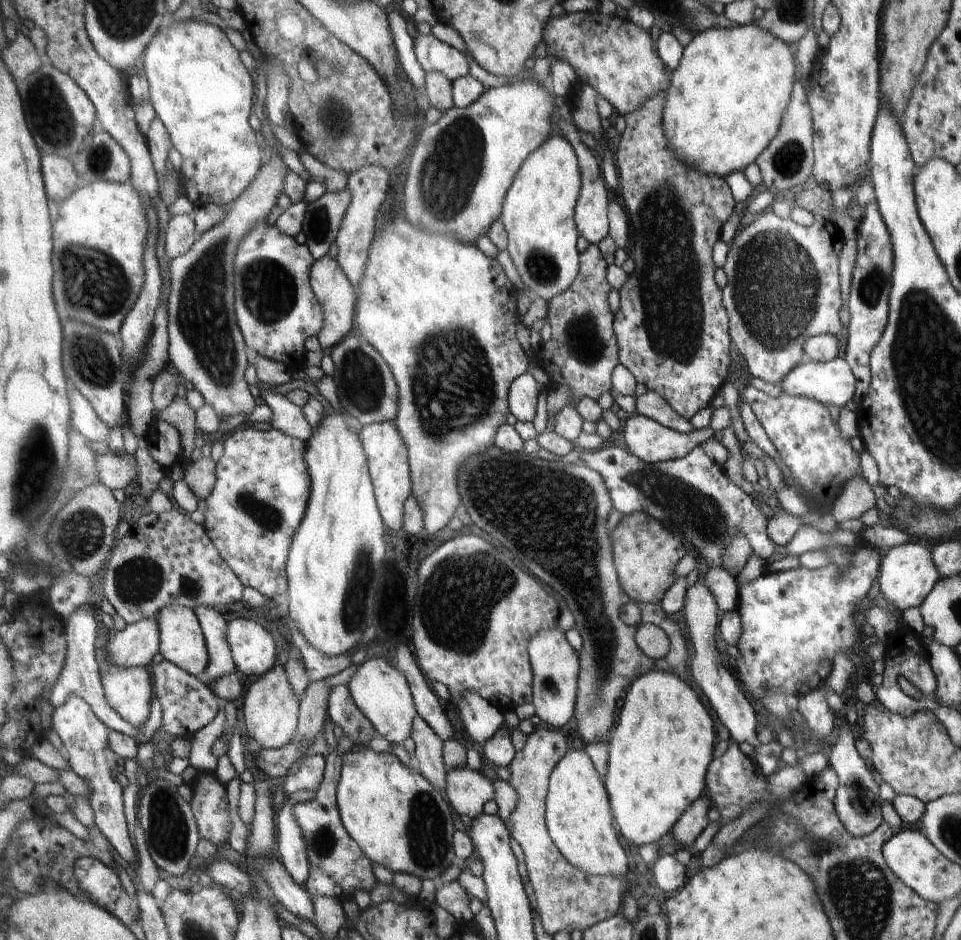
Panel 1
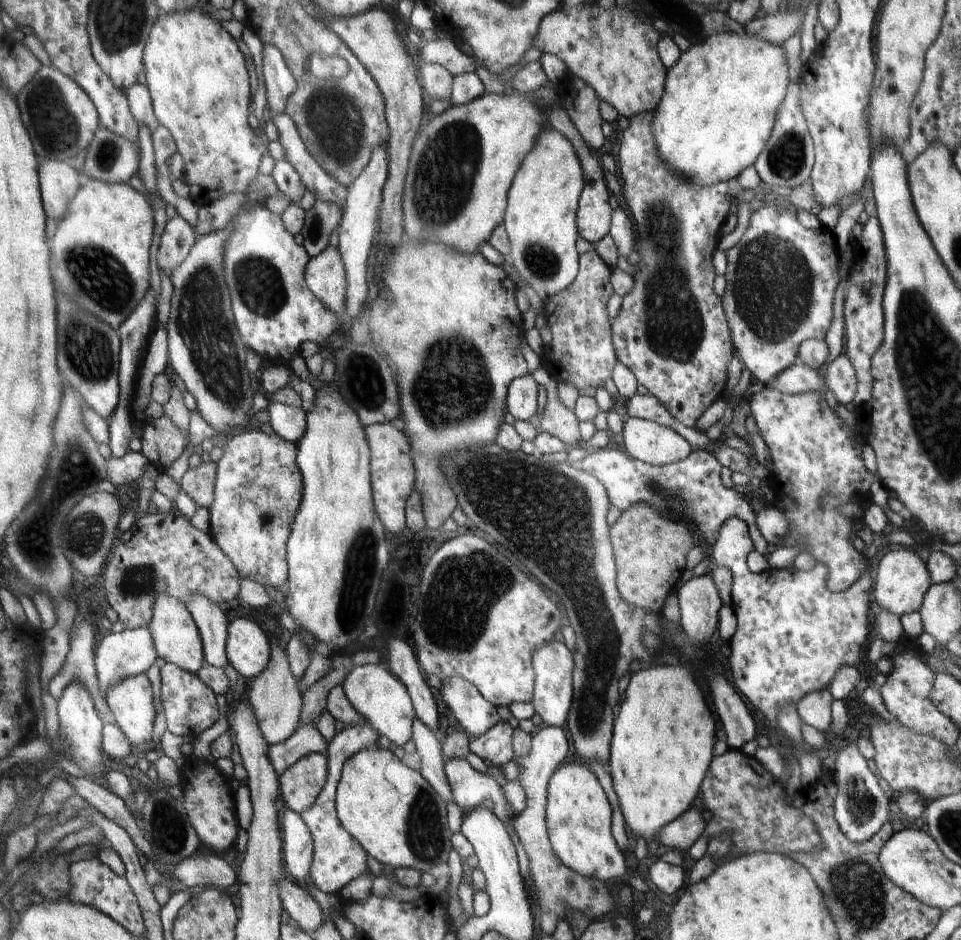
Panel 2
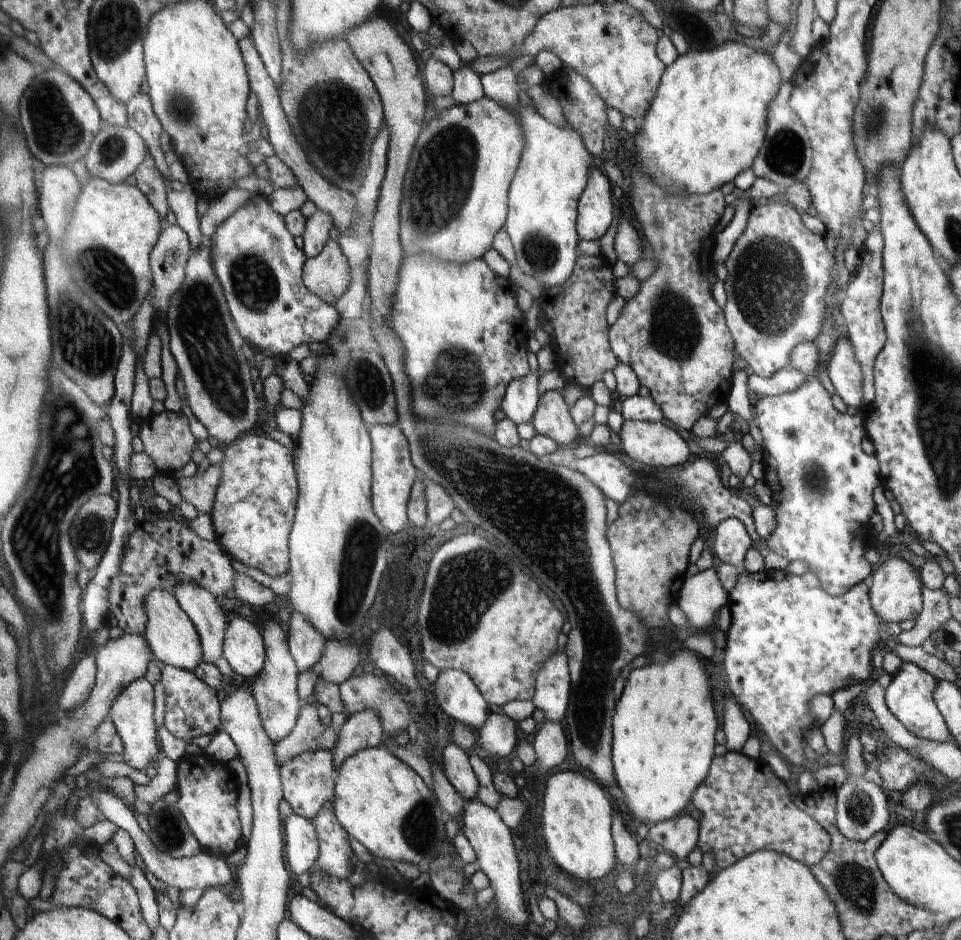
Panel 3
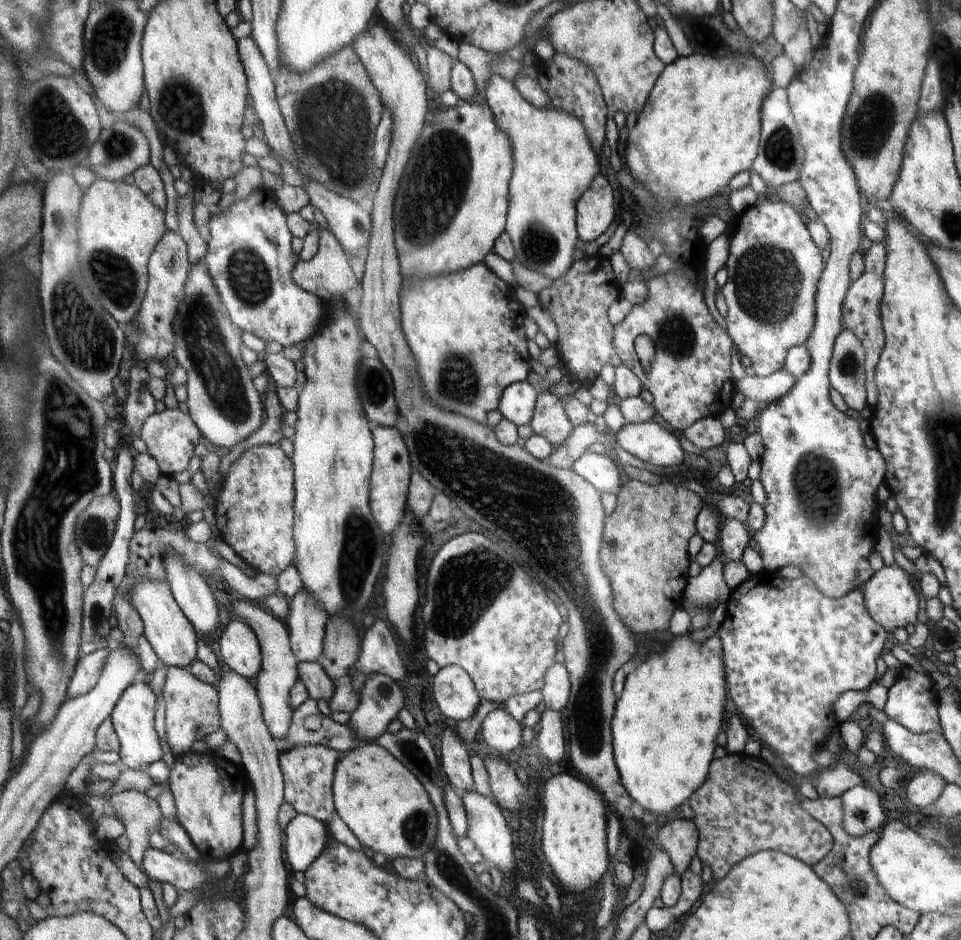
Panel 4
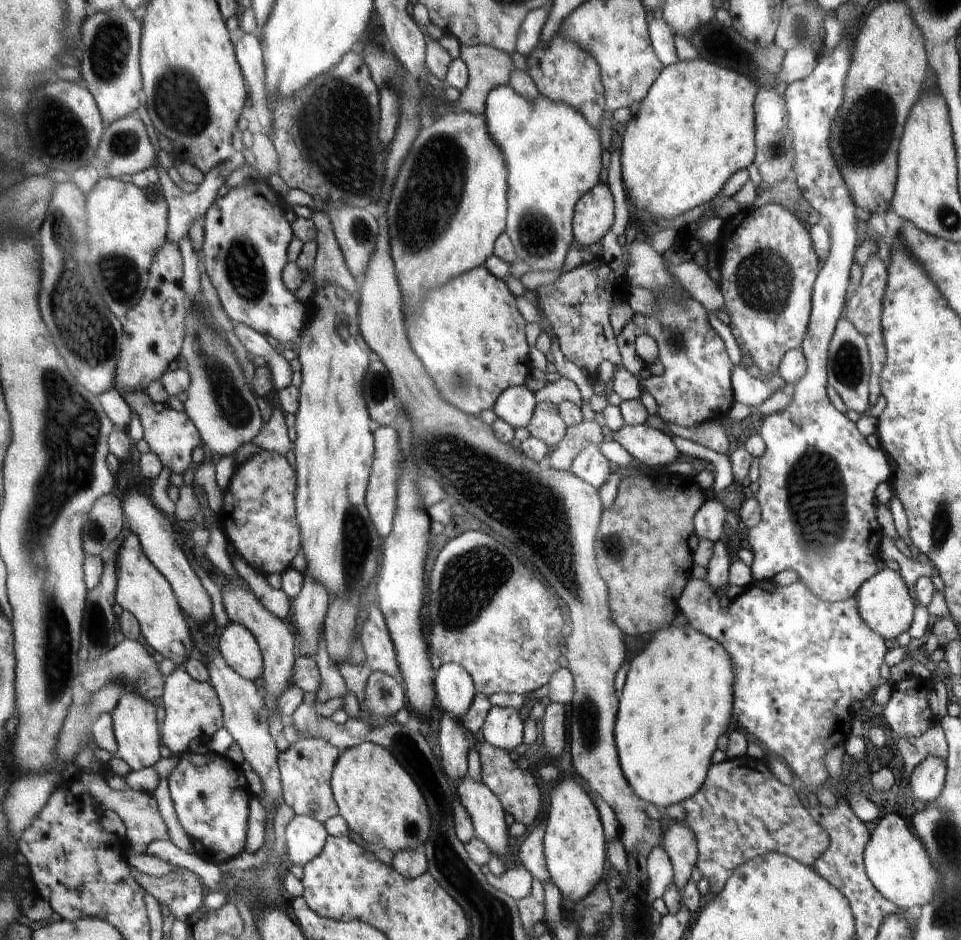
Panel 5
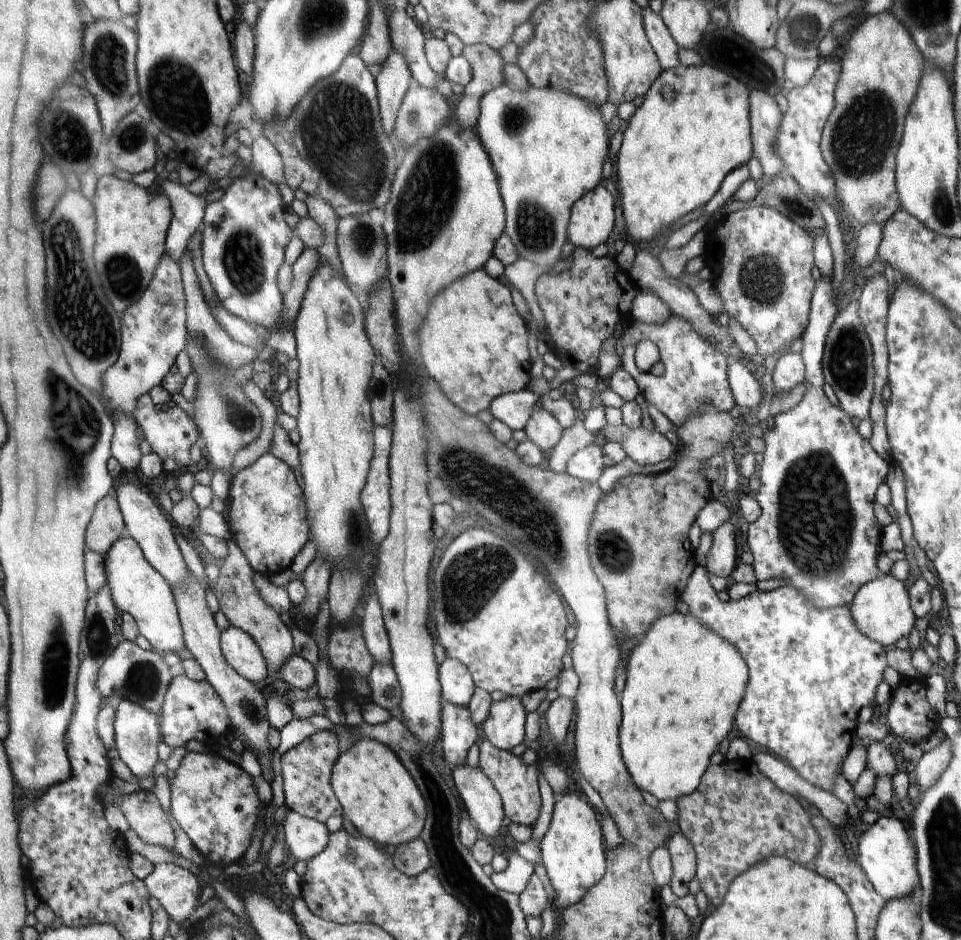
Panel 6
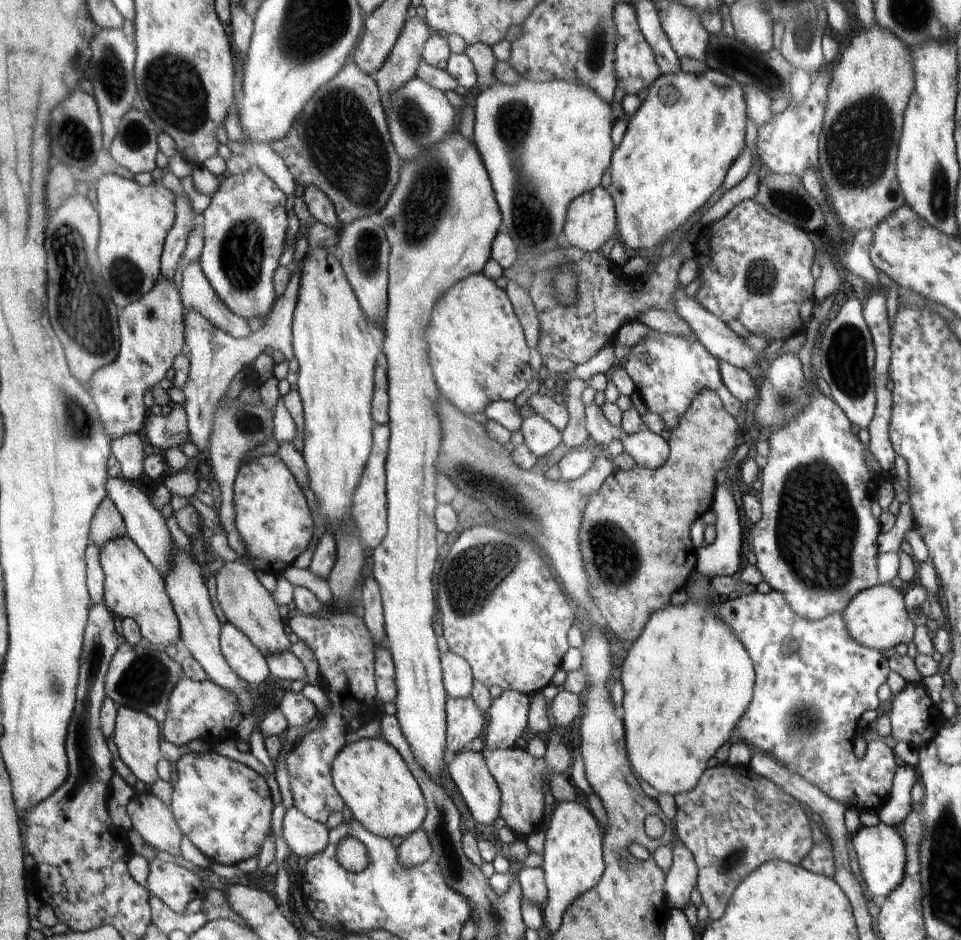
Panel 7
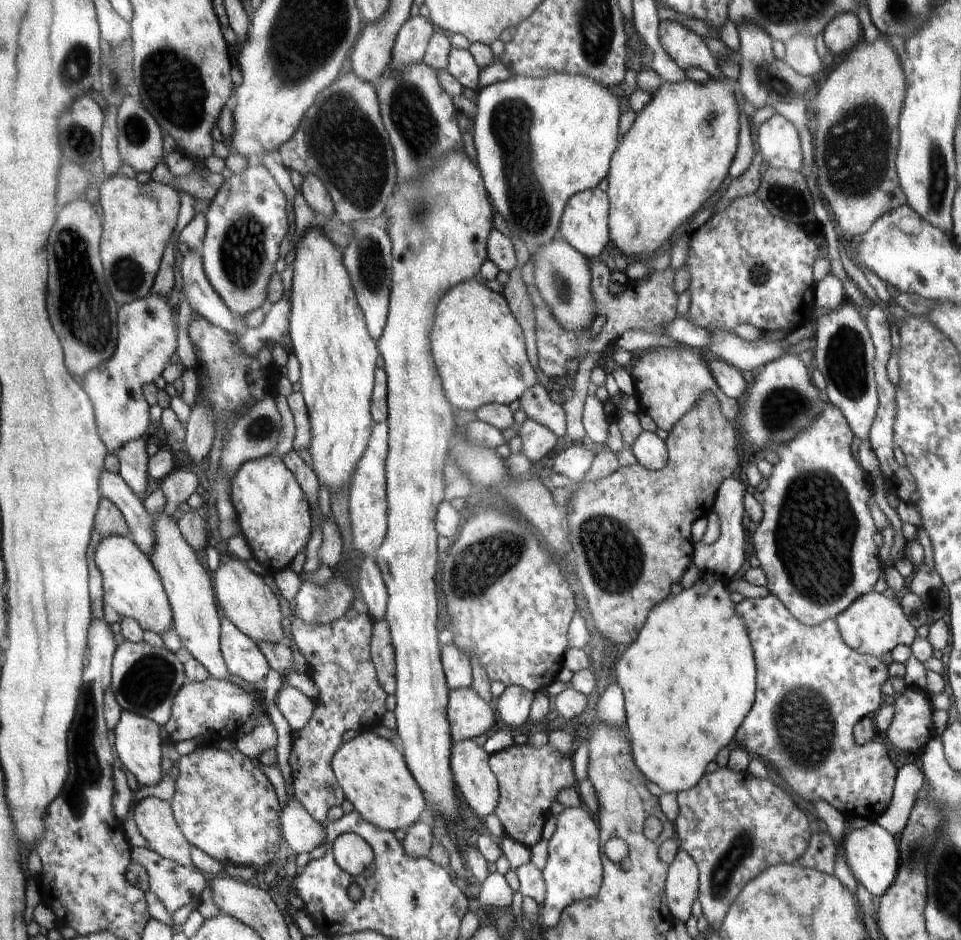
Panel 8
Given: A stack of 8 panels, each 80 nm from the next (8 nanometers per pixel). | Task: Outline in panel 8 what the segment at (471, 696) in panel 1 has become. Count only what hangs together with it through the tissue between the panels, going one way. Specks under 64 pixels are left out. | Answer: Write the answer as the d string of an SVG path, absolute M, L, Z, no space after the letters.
M444 644L443 666L450 690L470 688L474 682L471 660L454 644Z

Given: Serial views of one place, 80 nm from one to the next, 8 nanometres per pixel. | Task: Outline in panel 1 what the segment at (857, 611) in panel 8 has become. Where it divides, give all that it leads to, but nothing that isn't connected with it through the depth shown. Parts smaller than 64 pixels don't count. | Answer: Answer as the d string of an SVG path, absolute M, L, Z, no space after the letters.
M911 539L905 544L888 550L888 554L882 558L876 585L883 590L887 600L894 602L896 608L903 612L905 609L920 607L925 603L940 579L941 573L935 558L930 558L930 552L926 550L926 547Z

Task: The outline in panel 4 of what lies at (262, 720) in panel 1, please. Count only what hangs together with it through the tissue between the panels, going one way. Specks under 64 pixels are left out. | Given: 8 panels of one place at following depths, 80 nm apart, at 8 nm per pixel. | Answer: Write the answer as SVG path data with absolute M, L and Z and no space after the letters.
M230 598L230 602L235 618L242 619L246 624L249 624L255 631L255 635L259 637L263 653L262 670L259 672L258 678L253 681L253 685L258 692L263 707L263 719L270 729L271 735L275 736L277 741L283 741L291 728L291 716L294 712L291 709L290 692L298 680L299 671L295 653L290 650L291 640L288 640L288 630L284 624L280 624L280 620L276 616L272 616L270 612L256 606L256 602L233 600L232 598Z

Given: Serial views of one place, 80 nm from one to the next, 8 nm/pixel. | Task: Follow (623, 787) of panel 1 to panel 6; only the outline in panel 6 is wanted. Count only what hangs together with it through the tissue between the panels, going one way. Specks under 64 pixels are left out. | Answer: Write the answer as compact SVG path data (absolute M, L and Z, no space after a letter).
M676 611L672 614L659 616L656 624L648 627L647 634L642 637L642 642L634 648L632 654L627 658L625 666L625 685L619 698L621 706L621 732L619 736L620 746L622 748L623 759L631 774L633 781L636 781L637 787L643 788L656 796L659 802L663 800L673 800L685 797L694 792L702 782L704 774L709 767L710 756L716 752L718 745L734 730L734 716L738 712L738 707L744 698L746 685L749 679L749 670L747 662L741 652L724 637L721 637L716 631L708 628L700 619L692 616L690 613L682 614Z

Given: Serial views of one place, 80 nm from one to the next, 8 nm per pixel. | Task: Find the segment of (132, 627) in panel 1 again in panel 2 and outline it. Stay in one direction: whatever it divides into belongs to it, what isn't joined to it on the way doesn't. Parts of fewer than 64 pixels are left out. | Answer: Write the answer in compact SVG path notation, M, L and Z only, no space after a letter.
M149 624L142 626L142 628L126 629L118 634L111 633L106 637L96 652L96 667L98 668L98 676L100 676L98 684L100 684L100 692L104 694L106 701L108 701L110 688L122 684L124 680L128 680L136 674L145 674L154 665L156 658L158 656Z

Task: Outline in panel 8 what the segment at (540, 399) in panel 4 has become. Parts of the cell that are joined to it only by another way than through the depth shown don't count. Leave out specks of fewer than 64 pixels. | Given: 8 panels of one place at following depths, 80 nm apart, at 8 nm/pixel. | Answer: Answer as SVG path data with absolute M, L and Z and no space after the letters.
M527 418L519 430L522 451L533 464L544 458L558 442L556 434L544 424Z

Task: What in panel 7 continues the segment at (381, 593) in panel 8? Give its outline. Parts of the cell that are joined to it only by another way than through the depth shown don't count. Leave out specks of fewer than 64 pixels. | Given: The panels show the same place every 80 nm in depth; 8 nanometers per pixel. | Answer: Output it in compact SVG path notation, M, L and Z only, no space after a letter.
M373 574L364 581L362 586L362 602L360 604L364 606L365 610L363 619L371 631L371 637L376 647L379 647L384 643L385 620L379 582L373 577Z

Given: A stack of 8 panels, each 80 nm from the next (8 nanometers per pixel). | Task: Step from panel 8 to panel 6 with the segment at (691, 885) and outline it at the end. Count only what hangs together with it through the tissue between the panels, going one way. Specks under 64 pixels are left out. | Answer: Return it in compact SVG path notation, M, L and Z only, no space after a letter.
M676 832L666 845L671 856L673 873L668 883L672 892L679 897L685 897L688 891L688 883L696 874L697 858L695 848L689 840L679 832Z

